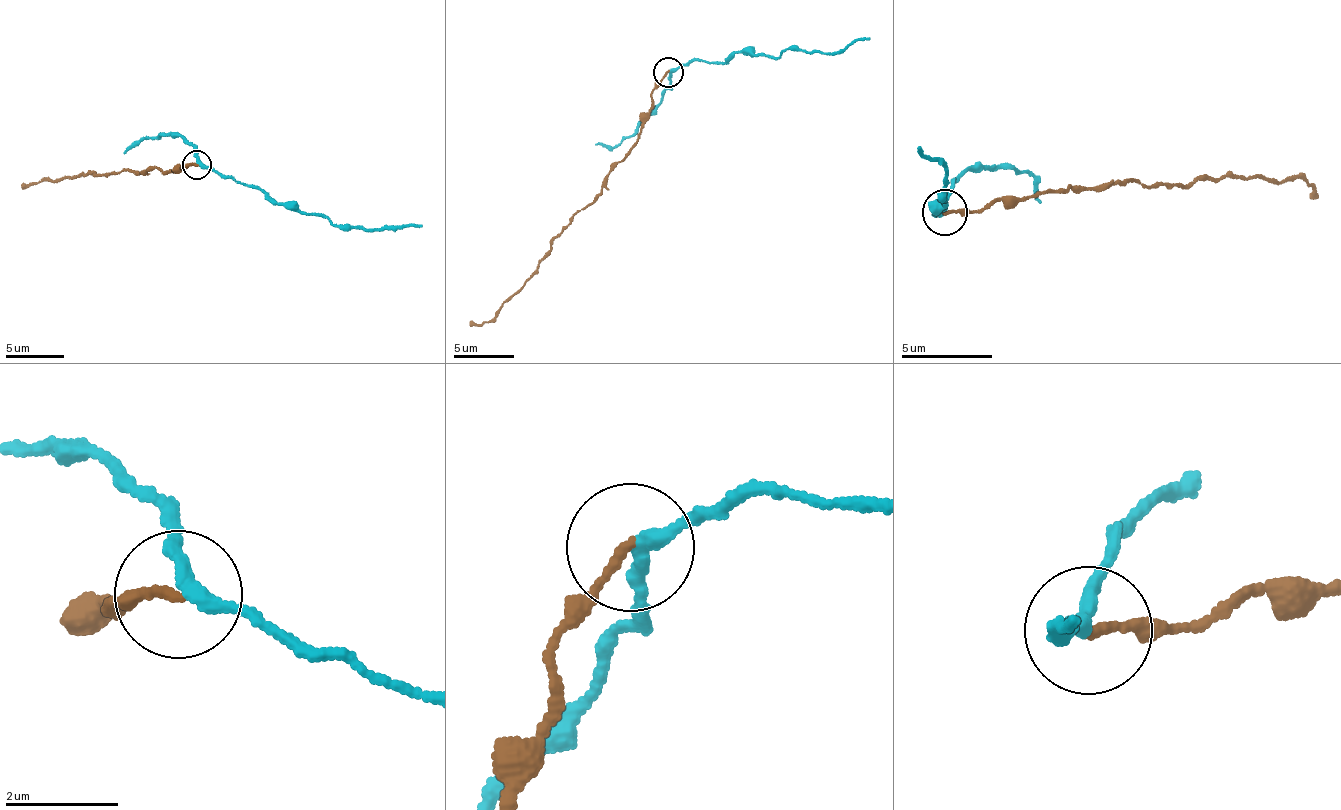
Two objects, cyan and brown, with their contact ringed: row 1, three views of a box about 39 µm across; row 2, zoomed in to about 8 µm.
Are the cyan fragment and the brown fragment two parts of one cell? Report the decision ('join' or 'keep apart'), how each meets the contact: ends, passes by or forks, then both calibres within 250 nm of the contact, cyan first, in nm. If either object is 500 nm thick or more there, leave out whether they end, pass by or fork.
keep apart; cyan passes by; brown ends; calibres 240 and 140 nm

